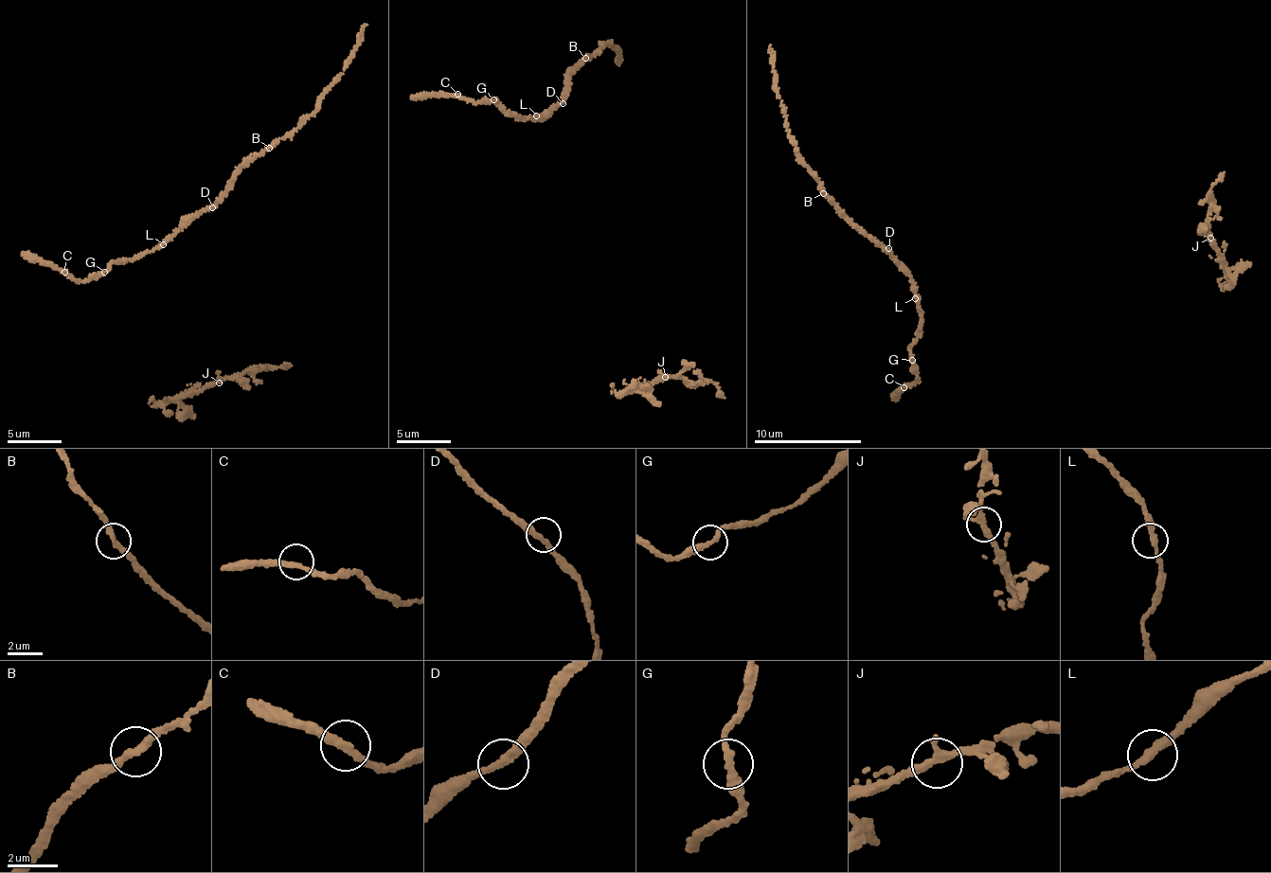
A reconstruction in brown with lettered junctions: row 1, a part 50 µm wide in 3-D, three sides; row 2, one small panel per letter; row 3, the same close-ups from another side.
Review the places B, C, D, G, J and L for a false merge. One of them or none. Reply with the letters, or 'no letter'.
no letter

